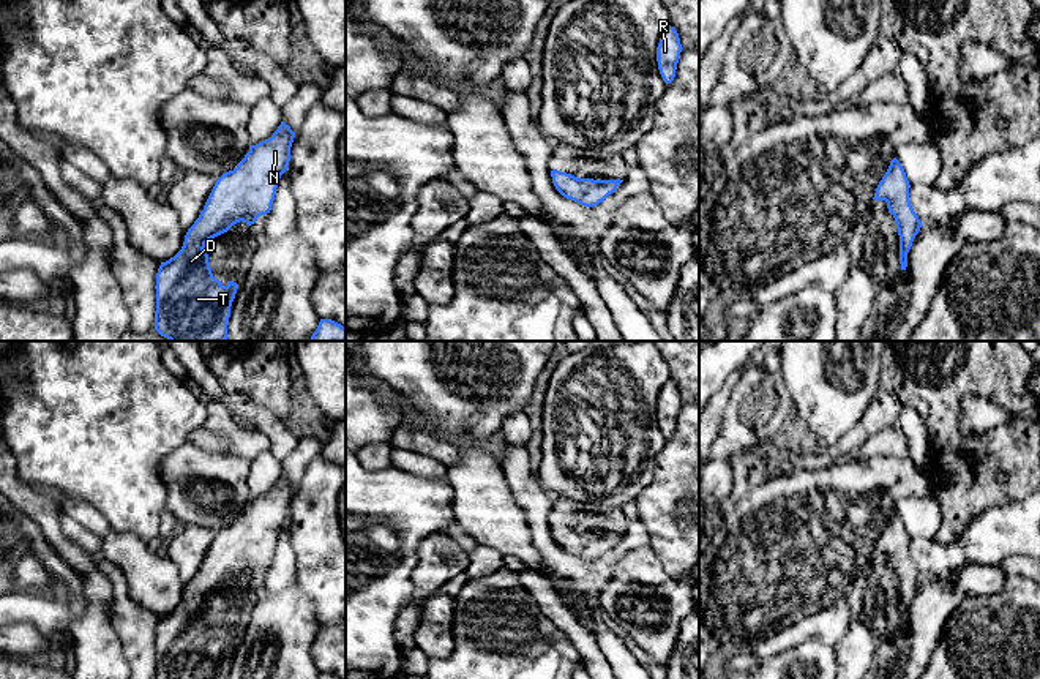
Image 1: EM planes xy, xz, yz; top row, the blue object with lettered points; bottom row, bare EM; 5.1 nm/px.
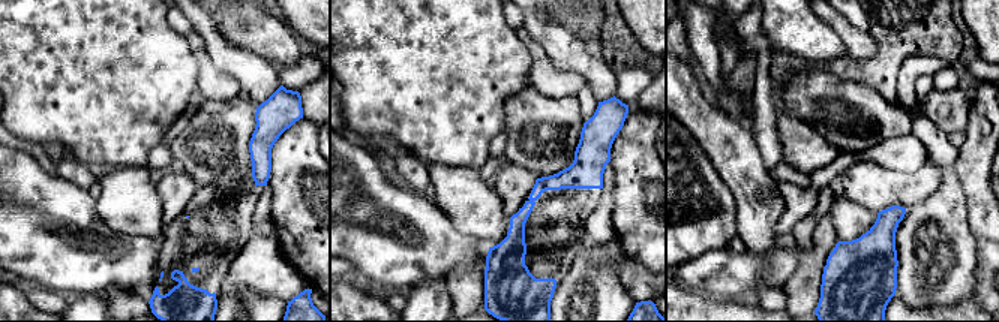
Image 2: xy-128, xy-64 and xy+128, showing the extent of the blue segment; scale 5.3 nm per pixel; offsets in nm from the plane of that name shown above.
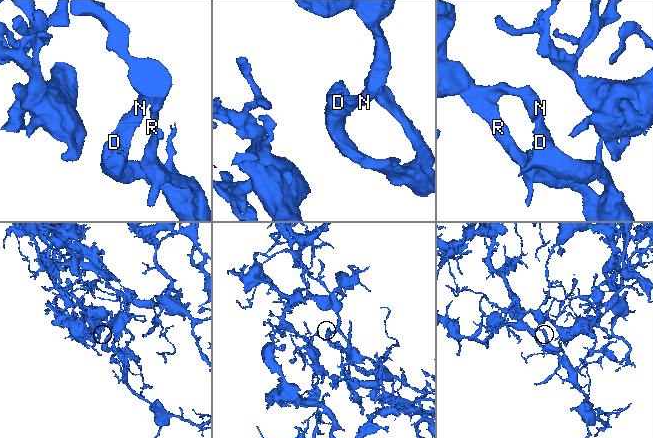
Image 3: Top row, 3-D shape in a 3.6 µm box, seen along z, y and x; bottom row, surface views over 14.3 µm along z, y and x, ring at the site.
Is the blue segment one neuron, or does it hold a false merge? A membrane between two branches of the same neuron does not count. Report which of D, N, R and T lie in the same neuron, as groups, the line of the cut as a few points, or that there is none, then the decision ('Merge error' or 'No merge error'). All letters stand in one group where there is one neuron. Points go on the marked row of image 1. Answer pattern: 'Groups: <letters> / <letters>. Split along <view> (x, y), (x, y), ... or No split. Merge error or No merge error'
Groups: D N R T. No split. No merge error

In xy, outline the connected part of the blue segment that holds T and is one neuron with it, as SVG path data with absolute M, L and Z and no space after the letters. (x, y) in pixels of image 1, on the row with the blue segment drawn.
M281 122L271 137L249 145L249 152L229 171L218 177L199 218L188 229L181 249L166 262L161 262L156 273L156 311L155 330L169 341L226 341L230 306L238 284L227 281L221 284L211 273L205 243L234 224L243 221L254 224L260 215L271 210L278 182L287 171L290 147L295 133Z

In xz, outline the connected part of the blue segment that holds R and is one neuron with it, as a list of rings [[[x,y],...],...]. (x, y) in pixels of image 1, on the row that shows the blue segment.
[[[669,25],[664,30],[663,36],[660,38],[657,47],[658,69],[666,85],[671,84],[675,77],[680,52],[682,52],[682,44],[679,33],[674,27]]]

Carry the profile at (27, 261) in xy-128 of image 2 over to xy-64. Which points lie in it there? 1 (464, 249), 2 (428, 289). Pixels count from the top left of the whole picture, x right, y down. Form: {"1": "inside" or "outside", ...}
{"1": "inside", "2": "outside"}

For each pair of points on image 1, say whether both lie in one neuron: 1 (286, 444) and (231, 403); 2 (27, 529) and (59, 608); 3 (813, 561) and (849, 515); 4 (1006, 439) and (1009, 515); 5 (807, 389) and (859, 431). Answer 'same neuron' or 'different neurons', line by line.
1: same neuron
2: same neuron
3: same neuron
4: different neurons
5: different neurons

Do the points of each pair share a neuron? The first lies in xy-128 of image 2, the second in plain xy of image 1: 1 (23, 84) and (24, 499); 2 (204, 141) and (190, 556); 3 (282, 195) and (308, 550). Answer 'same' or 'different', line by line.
1: different
2: different
3: same

